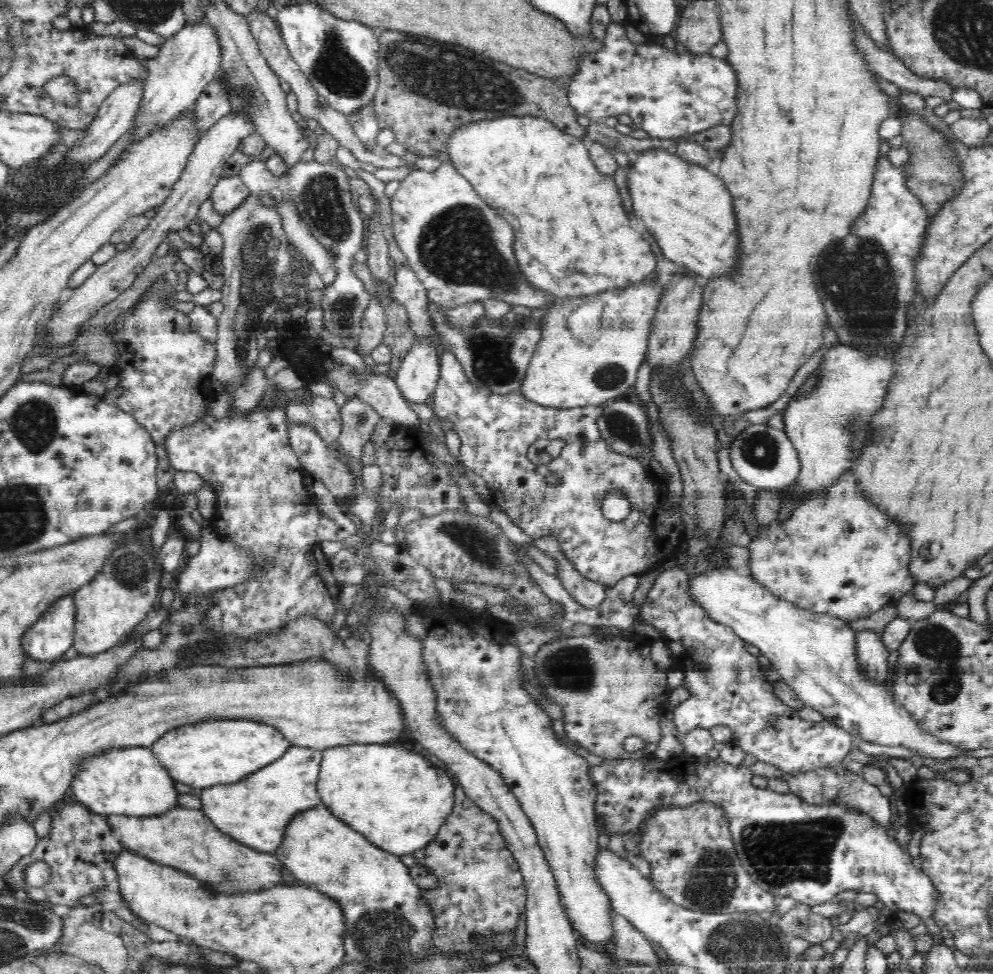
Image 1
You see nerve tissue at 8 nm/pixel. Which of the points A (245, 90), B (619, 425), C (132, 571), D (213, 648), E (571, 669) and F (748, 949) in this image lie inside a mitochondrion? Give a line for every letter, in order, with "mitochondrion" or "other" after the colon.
A: mitochondrion
B: mitochondrion
C: mitochondrion
D: mitochondrion
E: mitochondrion
F: mitochondrion

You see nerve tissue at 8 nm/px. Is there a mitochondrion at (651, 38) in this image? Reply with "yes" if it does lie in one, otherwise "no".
no

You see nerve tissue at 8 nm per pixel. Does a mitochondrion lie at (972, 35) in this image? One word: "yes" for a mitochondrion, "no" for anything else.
yes

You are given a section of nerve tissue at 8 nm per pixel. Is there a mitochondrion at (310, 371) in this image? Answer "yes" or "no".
no

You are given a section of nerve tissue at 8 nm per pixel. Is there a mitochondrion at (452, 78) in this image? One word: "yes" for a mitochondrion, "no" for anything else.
yes

